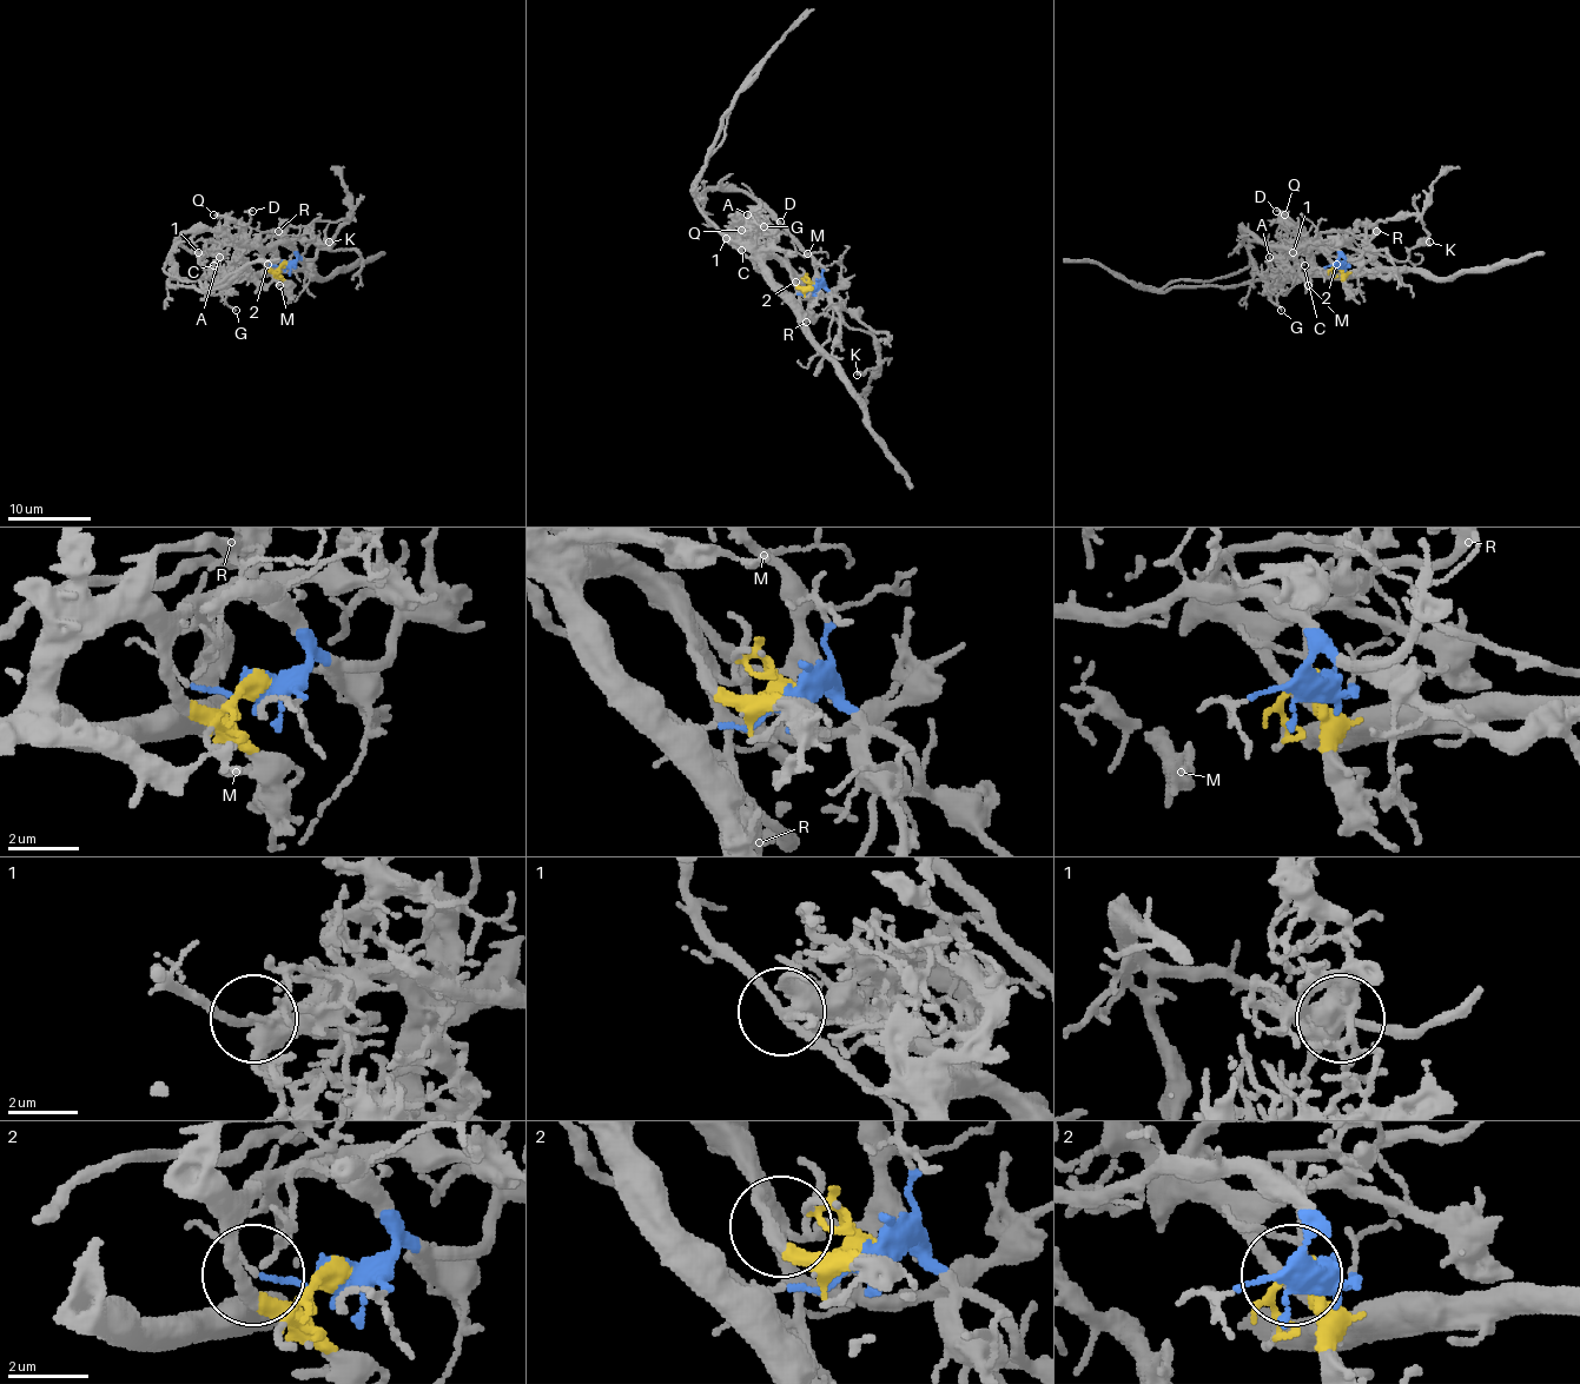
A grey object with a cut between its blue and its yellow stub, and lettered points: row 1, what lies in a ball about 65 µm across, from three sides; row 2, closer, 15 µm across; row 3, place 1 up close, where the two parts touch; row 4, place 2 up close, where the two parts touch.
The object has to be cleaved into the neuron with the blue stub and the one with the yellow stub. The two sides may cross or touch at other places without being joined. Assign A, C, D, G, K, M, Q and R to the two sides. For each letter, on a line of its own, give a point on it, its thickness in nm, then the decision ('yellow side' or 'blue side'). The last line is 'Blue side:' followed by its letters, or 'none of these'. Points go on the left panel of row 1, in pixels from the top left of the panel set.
A: at (219, 257); 160 nm thick; yellow side
C: at (213, 265); 180 nm thick; yellow side
D: at (252, 211); 100 nm thick; yellow side
G: at (236, 310); 110 nm thick; yellow side
K: at (329, 242); 300 nm thick; blue side
M: at (279, 285); 260 nm thick; yellow side
Q: at (213, 214); 240 nm thick; yellow side
R: at (278, 231); 280 nm thick; yellow side
Blue side: K

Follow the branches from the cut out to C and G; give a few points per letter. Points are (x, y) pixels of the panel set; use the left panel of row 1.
C: (286, 266), (272, 271), (255, 247), (243, 252), (227, 266), (213, 264)
G: (286, 266), (272, 271), (255, 247), (246, 250), (227, 275), (224, 293), (226, 302), (236, 310)

